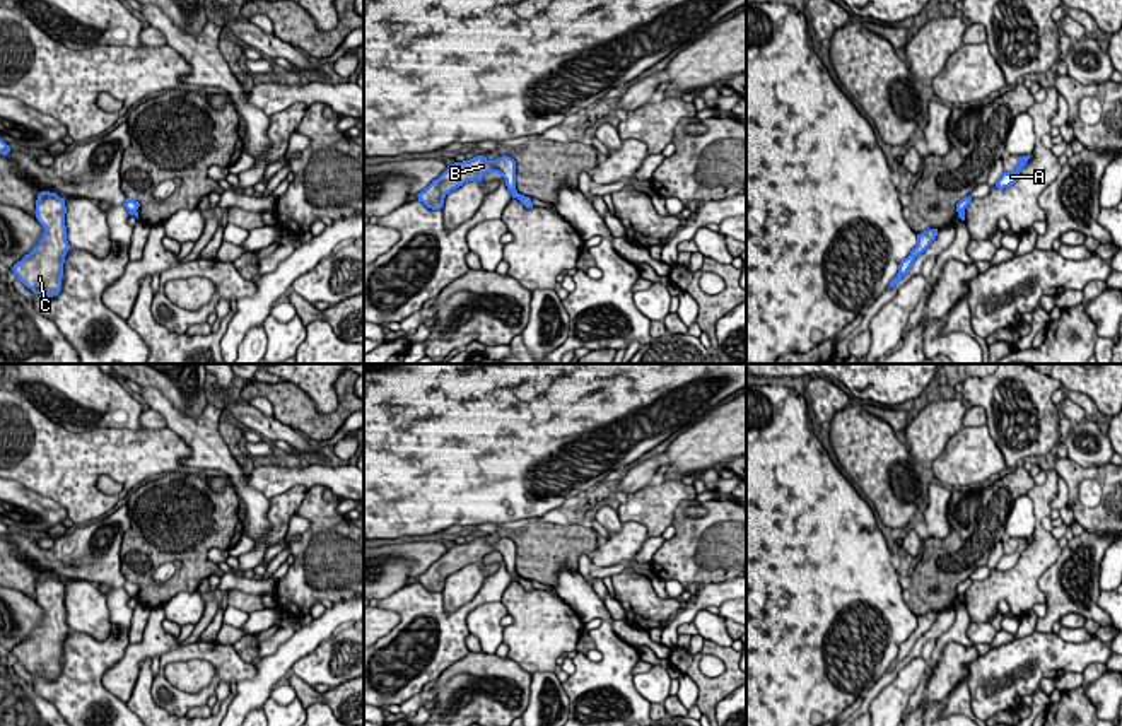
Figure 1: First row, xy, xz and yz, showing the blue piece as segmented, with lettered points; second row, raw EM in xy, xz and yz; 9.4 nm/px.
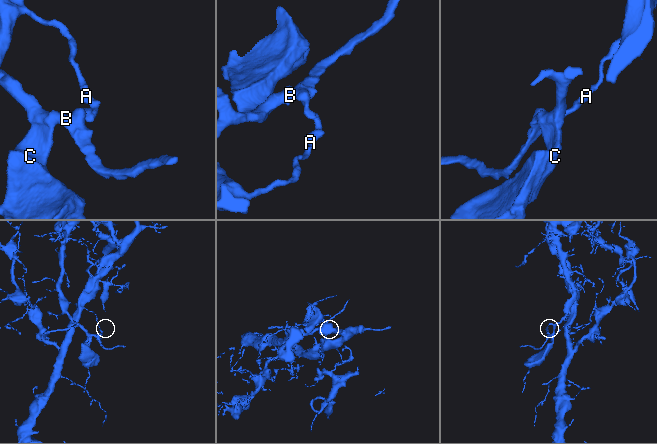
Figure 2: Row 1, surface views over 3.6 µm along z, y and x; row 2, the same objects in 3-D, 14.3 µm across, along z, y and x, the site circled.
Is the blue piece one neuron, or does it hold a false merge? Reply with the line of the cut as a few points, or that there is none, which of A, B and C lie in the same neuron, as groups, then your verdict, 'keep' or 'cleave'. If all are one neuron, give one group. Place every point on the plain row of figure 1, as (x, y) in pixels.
yz (964, 591), (958, 595) | A / B C | cleave

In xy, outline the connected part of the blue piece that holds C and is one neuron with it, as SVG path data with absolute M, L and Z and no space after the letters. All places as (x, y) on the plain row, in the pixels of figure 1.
M41 574L36 583L36 601L44 610L34 632L17 644L12 653L27 671L41 678L58 678L61 673L63 646L70 632L65 608L65 581Z

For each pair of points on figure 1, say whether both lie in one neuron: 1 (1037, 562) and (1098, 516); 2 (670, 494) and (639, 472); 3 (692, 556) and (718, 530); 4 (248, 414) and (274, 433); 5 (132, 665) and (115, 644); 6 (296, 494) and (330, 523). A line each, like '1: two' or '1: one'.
1: two
2: two
3: one
4: one
5: two
6: two

